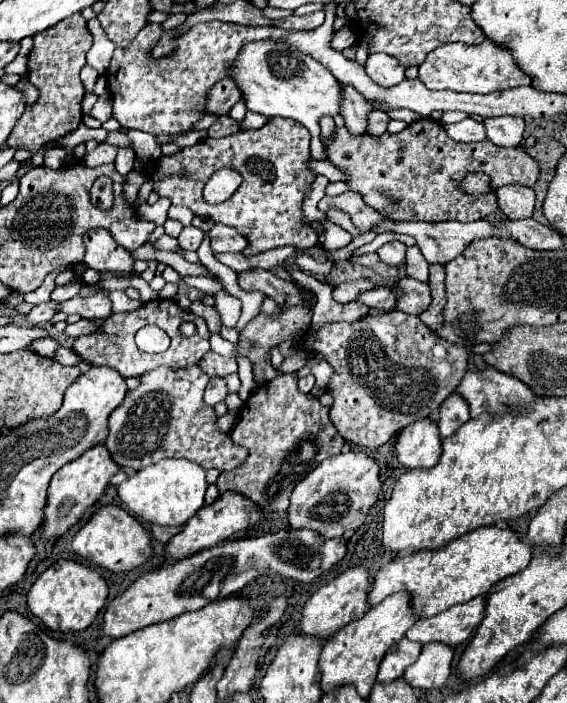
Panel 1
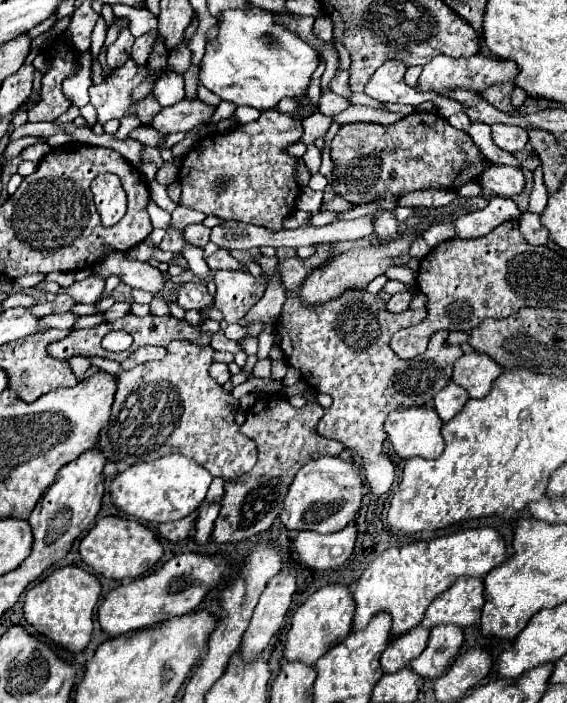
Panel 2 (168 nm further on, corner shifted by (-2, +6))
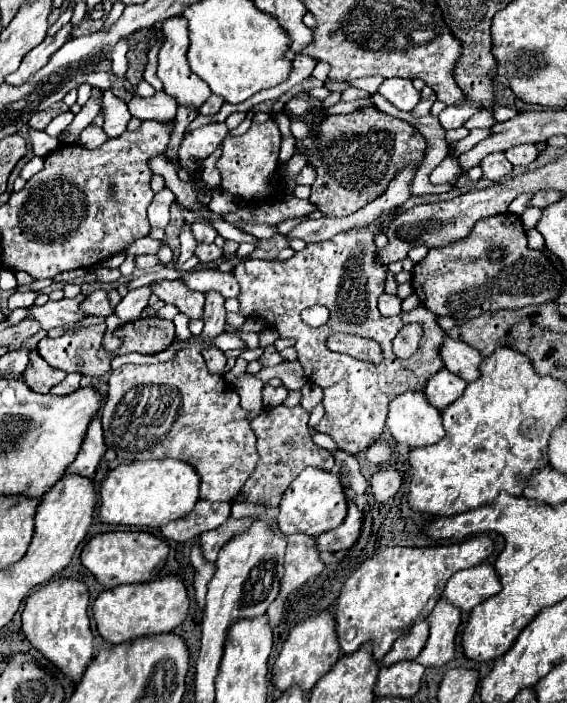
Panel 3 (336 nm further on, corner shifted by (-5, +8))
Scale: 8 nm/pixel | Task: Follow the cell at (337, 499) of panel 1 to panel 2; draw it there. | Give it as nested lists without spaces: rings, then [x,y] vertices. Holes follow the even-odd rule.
[[[323,456],[311,460],[295,474],[287,490],[287,498],[283,500],[283,510],[279,518],[287,530],[313,530],[319,534],[339,532],[361,508],[361,498],[363,482],[359,468],[353,462],[341,460],[339,456]]]

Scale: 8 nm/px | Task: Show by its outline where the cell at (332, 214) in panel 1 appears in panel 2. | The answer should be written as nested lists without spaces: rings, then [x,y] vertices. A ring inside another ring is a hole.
[[[251,4],[251,8],[245,10],[235,8],[221,12],[217,20],[217,36],[207,42],[199,66],[199,82],[221,100],[263,112],[275,108],[281,98],[303,96],[315,68],[317,52],[287,26],[275,22],[271,12]]]

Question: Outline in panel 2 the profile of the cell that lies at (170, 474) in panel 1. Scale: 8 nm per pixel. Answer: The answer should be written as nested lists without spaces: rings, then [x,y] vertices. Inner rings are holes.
[[[169,454],[147,464],[129,466],[125,472],[117,474],[111,480],[109,494],[113,506],[135,520],[171,522],[189,516],[201,506],[211,480],[211,474],[205,468],[199,468],[195,460],[181,454]]]

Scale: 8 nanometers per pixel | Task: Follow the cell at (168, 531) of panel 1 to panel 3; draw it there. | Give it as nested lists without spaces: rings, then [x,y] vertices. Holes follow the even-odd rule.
[[[200,500],[194,510],[176,522],[170,522],[162,526],[162,536],[174,542],[188,542],[196,536],[200,536],[206,530],[214,530],[216,526],[224,524],[230,516],[230,504],[228,502],[208,502]]]

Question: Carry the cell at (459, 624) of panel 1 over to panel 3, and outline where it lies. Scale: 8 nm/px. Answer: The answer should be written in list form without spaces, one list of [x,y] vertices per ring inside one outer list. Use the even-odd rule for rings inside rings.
[[[480,564],[456,572],[448,580],[442,598],[464,612],[472,612],[472,608],[476,608],[480,602],[488,600],[498,592],[500,580],[496,576],[496,570],[490,564]]]

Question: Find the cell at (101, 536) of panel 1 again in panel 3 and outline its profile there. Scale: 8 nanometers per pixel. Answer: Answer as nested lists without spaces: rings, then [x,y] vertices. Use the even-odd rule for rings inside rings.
[[[104,532],[96,534],[82,550],[80,560],[82,564],[96,576],[100,584],[106,588],[114,588],[120,584],[136,584],[136,582],[150,582],[156,578],[158,568],[164,566],[168,558],[168,544],[150,534],[150,532]]]

